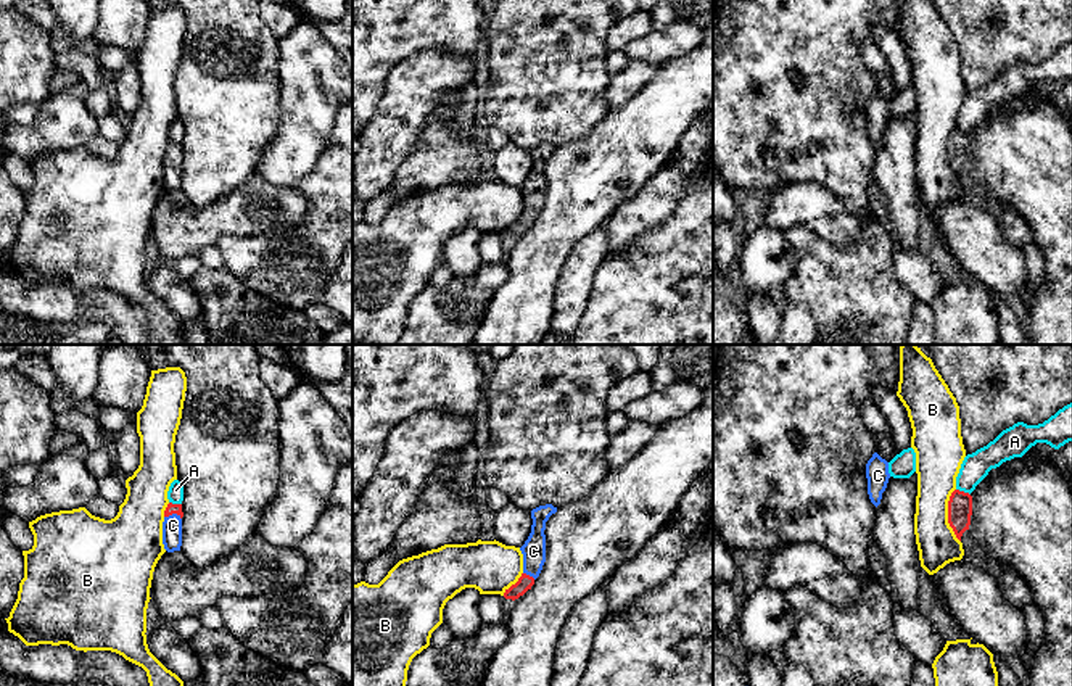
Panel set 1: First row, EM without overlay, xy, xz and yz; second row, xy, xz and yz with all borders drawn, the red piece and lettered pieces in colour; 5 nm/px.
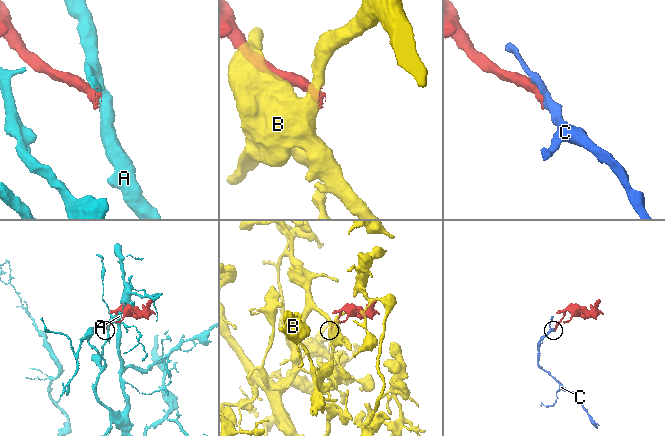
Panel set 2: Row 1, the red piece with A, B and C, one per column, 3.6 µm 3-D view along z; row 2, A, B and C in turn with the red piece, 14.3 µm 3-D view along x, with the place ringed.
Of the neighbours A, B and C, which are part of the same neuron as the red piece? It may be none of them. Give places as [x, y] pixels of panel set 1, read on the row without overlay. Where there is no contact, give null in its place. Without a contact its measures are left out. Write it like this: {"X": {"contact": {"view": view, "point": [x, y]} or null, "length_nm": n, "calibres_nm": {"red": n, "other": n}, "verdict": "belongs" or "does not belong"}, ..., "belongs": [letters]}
{"A": {"contact": {"view": "yz", "point": [963, 131]}, "length_nm": 80, "calibres_nm": {"red": 130, "other": 140}, "verdict": "does not belong"}, "B": {"contact": {"view": "yz", "point": [948, 155]}, "length_nm": 280, "calibres_nm": {"red": 130, "other": 220}, "verdict": "does not belong"}, "C": {"contact": {"view": "xy", "point": [173, 152]}, "length_nm": 90, "calibres_nm": {"red": 50, "other": 100}, "verdict": "belongs"}, "belongs": ["C"]}

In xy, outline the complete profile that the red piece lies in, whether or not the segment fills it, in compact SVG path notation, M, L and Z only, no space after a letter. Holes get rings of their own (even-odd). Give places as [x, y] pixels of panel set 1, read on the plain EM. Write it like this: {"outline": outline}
{"outline": "M169 142L164 150L163 184L167 192L180 190L182 185L182 143Z"}

